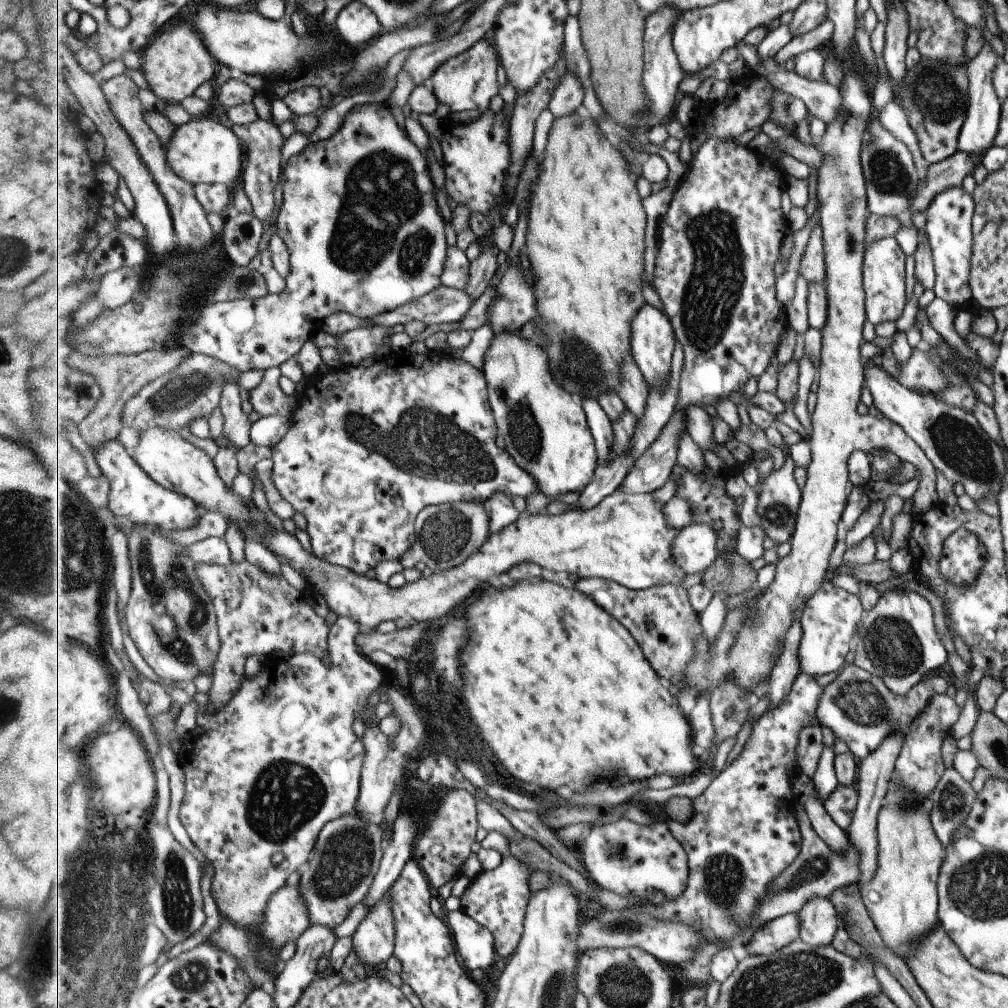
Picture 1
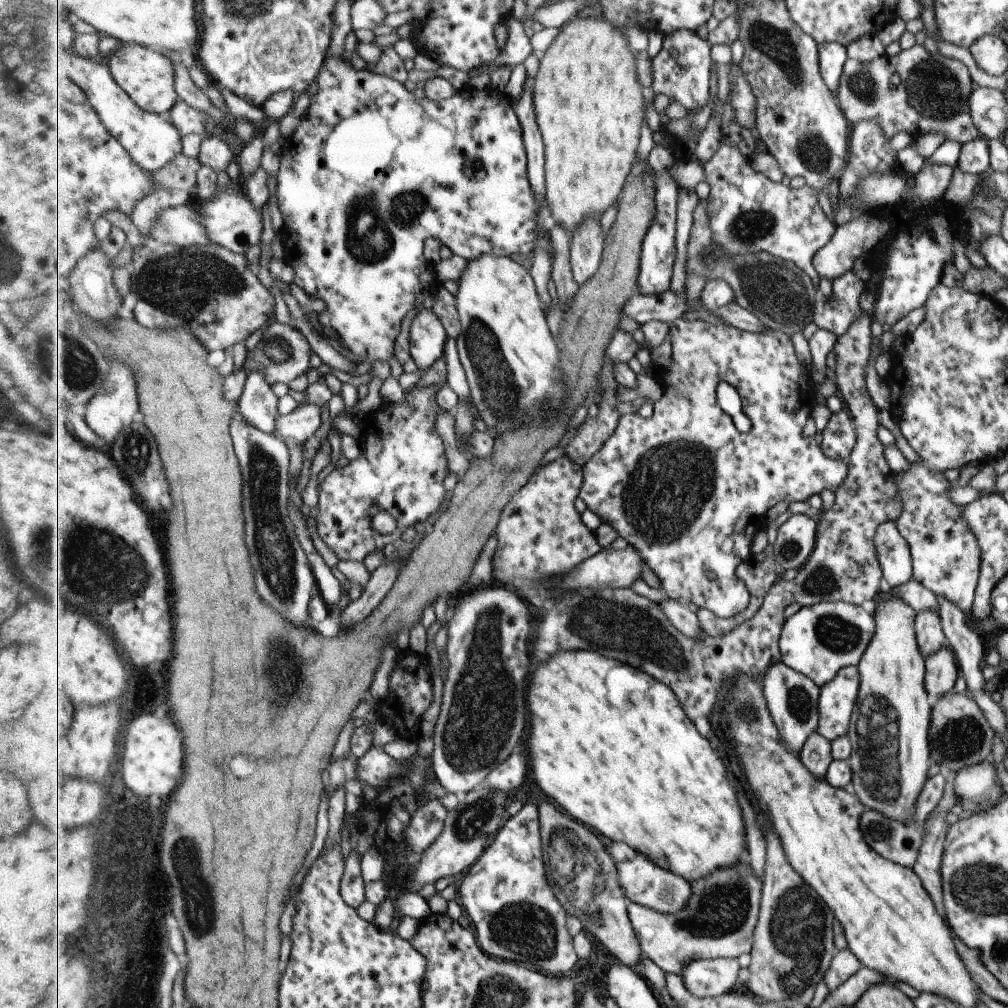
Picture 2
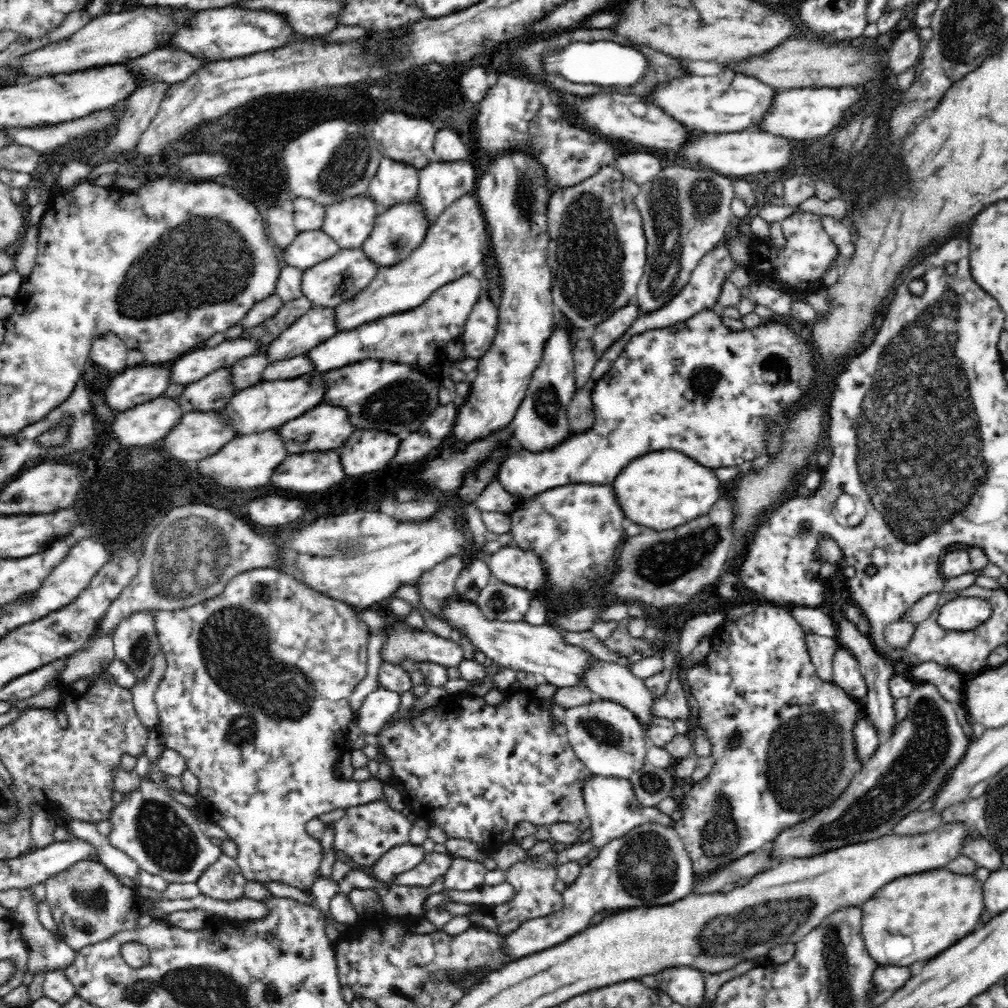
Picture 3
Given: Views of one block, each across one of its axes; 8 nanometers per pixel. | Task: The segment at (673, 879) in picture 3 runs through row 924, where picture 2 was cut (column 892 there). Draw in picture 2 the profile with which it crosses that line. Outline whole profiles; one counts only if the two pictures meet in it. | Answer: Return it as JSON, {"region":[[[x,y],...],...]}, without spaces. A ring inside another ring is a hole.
{"region":[[[885,521],[877,525],[873,542],[883,584],[887,590],[894,589],[912,578],[910,552],[893,521]]]}

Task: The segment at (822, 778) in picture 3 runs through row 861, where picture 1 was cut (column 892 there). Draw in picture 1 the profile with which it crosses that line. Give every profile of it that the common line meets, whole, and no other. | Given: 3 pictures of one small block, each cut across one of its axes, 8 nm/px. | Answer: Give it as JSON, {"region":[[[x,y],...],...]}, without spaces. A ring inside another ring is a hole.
{"region":[[[854,663],[845,664],[833,681],[822,688],[818,702],[817,724],[828,728],[833,738],[845,742],[849,752],[858,761],[873,754],[881,740],[895,732],[907,732],[911,720],[917,718],[935,694],[948,692],[949,686],[941,676],[932,676],[916,682],[903,696],[885,688],[879,677],[871,676]]]}

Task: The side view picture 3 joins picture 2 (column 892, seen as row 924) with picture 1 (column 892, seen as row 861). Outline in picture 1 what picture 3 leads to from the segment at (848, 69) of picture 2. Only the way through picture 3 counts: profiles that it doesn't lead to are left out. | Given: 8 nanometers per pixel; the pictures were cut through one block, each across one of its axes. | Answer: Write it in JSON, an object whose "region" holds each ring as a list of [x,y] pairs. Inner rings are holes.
{"region":[[[965,26],[965,44],[963,44],[963,52],[965,52],[965,62],[963,64],[955,64],[955,68],[951,66],[943,66],[937,60],[927,60],[920,58],[919,62],[911,68],[905,68],[905,76],[899,84],[895,84],[889,76],[886,77],[893,96],[892,101],[901,110],[901,114],[907,119],[911,130],[915,133],[918,147],[923,158],[928,163],[936,163],[940,160],[950,157],[956,151],[956,140],[959,134],[959,129],[963,124],[963,119],[966,115],[966,106],[969,102],[967,96],[967,62],[973,60],[981,48],[983,38],[980,32],[973,26]]]}

